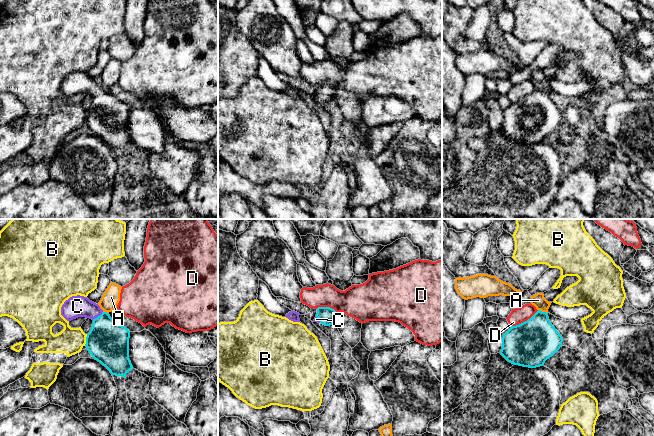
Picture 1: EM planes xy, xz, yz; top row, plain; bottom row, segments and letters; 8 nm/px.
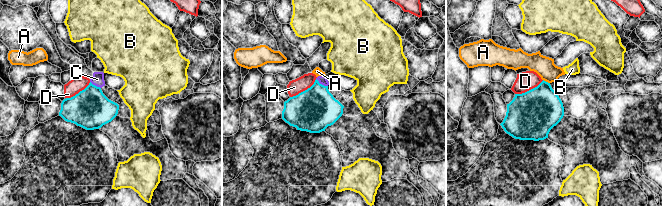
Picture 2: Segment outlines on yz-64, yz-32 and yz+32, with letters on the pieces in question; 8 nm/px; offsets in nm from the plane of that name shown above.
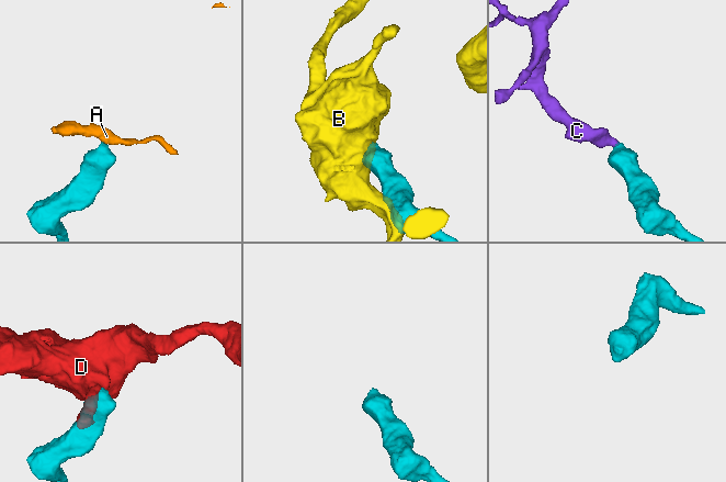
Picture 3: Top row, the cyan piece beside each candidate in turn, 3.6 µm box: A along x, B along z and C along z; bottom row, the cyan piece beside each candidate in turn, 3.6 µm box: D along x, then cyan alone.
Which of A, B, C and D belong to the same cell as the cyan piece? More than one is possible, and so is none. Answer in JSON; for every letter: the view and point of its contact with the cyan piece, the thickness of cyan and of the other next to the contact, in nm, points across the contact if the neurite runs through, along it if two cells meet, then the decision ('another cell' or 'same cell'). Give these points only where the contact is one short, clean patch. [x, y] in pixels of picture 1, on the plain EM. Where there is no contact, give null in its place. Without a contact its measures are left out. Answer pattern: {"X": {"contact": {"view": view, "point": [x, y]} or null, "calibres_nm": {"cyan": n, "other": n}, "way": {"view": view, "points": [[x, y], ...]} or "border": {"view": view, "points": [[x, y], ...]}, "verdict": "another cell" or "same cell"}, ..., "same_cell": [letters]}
{"A": {"contact": {"view": "yz", "point": [543, 88]}, "calibres_nm": {"cyan": 360, "other": 110}, "border": {"view": "yz", "points": [[538, 85], [547, 89]]}, "verdict": "another cell"}, "B": {"contact": {"view": "xy", "point": [86, 115]}, "calibres_nm": {"cyan": 340, "other": 200}, "verdict": "another cell"}, "C": {"contact": {"view": "xy", "point": [98, 92]}, "calibres_nm": {"cyan": 340, "other": 180}, "way": {"view": "xy", "points": [[108, 118], [102, 97], [98, 92], [92, 86], [77, 82]]}, "verdict": "same cell"}, "D": {"contact": {"view": "yz", "point": [525, 97]}, "calibres_nm": {"cyan": 360, "other": 130}, "verdict": "another cell"}, "same_cell": ["C"]}

